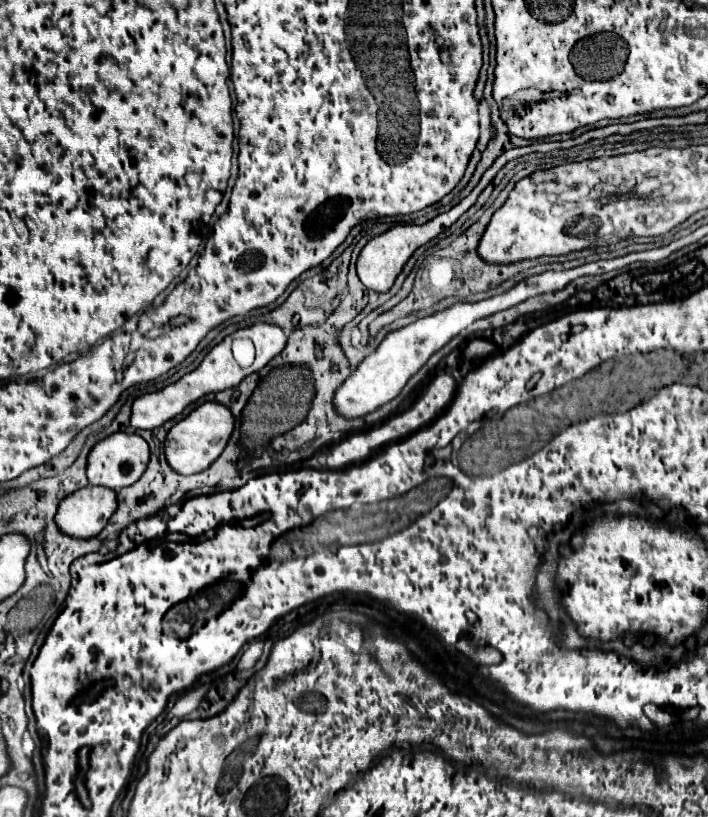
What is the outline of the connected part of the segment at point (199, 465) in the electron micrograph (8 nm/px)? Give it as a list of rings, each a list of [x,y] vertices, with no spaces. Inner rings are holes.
[[[204,402],[200,404],[196,410],[192,410],[186,418],[182,418],[180,422],[176,422],[164,440],[164,456],[168,466],[174,472],[180,472],[182,476],[190,476],[190,474],[198,474],[202,470],[206,470],[224,450],[230,434],[234,428],[234,416],[232,412],[216,402]]]

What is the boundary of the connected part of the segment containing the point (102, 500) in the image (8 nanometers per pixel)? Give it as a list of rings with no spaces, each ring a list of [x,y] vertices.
[[[88,484],[58,504],[54,522],[62,534],[86,540],[102,532],[114,510],[116,492]]]

